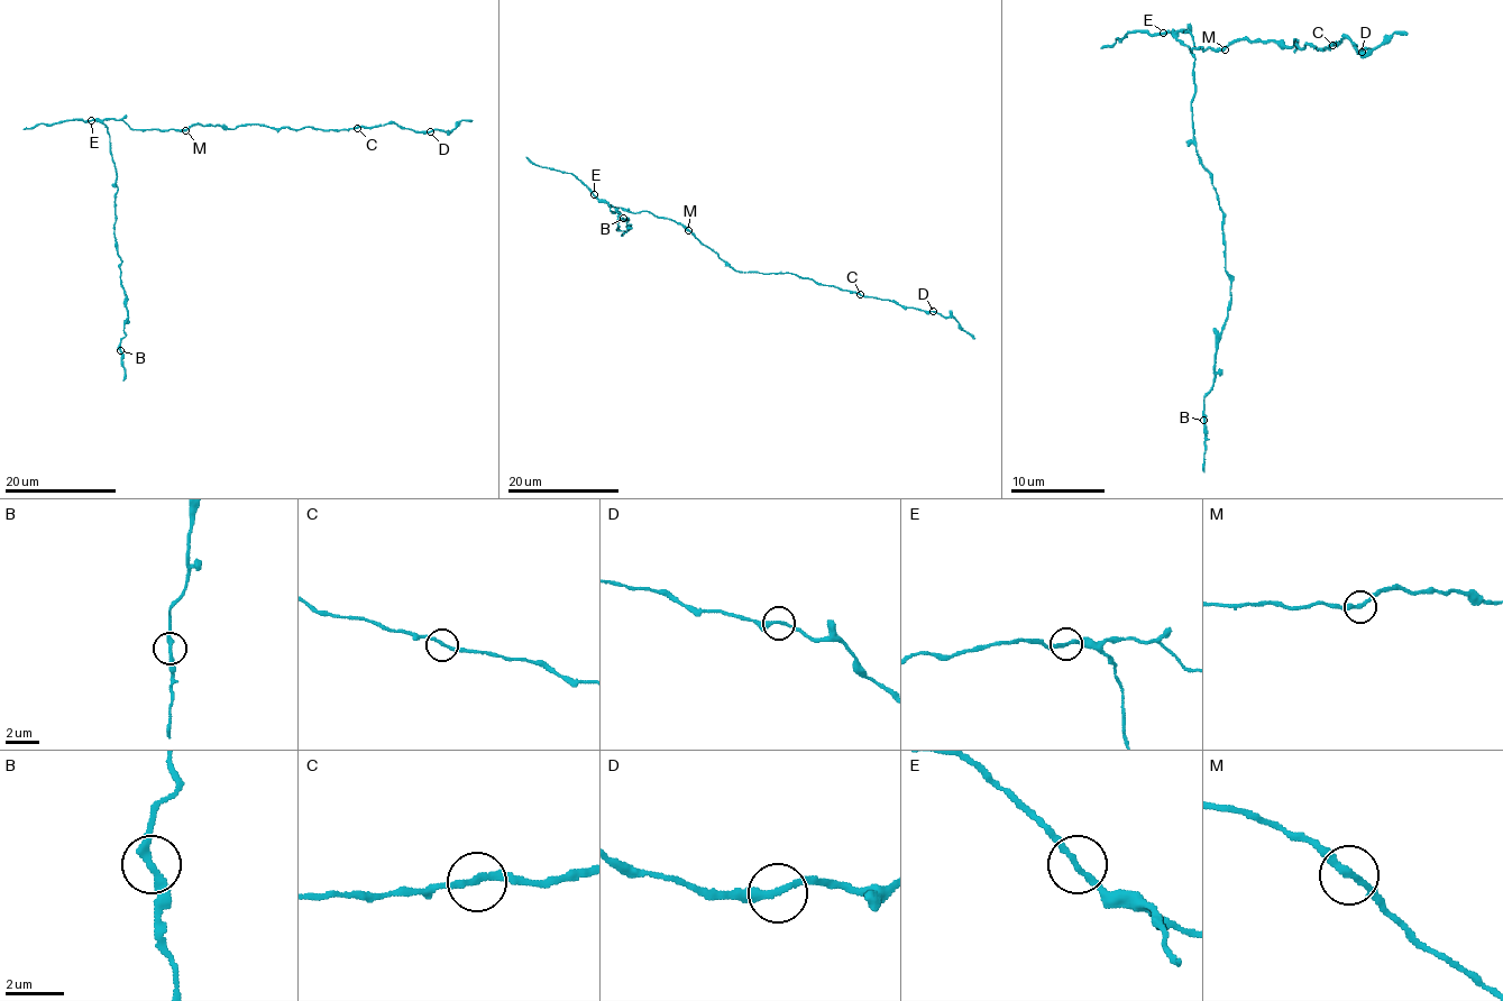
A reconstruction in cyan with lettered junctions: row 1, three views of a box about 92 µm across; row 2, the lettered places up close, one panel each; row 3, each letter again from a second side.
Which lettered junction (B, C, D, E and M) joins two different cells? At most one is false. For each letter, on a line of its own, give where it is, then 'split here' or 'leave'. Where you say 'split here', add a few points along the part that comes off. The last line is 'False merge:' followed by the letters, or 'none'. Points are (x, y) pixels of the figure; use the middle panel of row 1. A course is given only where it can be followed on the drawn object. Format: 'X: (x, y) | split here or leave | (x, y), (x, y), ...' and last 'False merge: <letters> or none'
B: (623, 218) | split here
C: (860, 294) | leave
D: (933, 311) | leave
E: (594, 194) | leave
M: (688, 230) | leave
False merge: B

